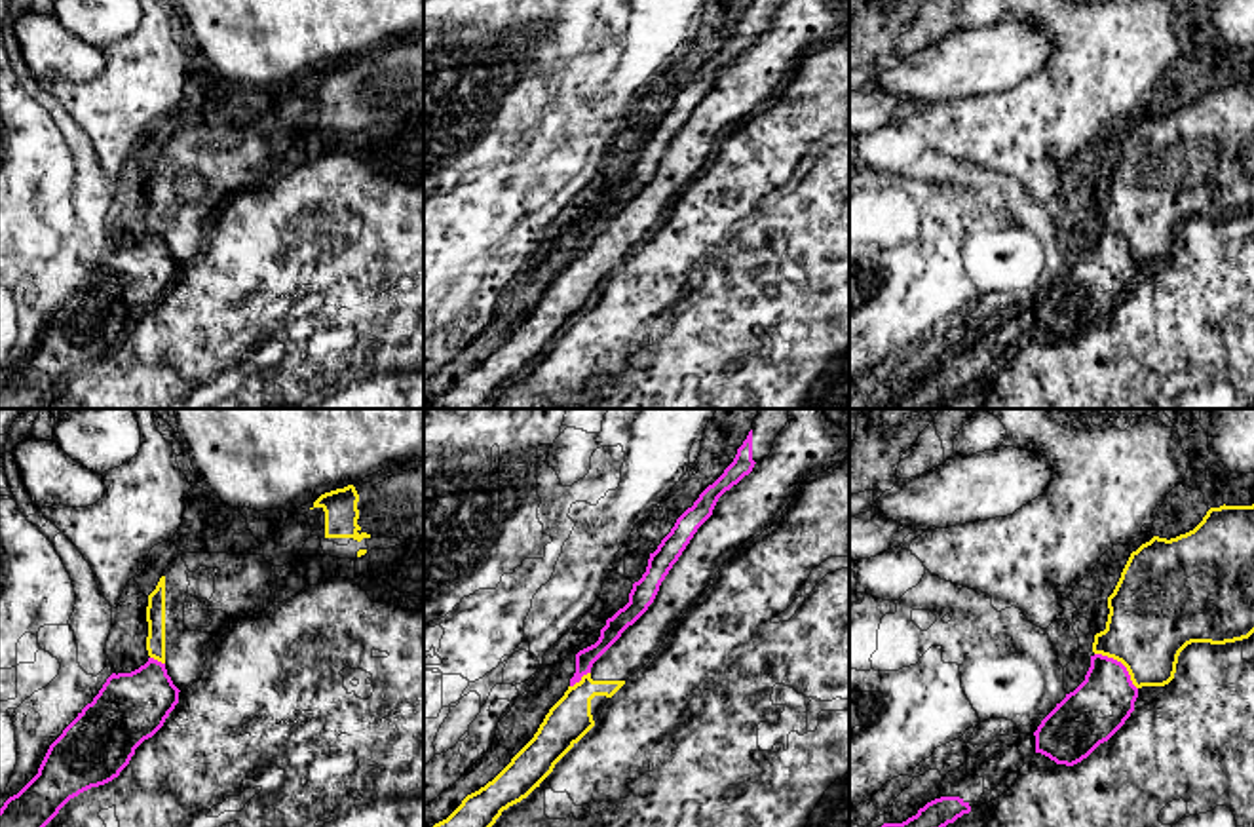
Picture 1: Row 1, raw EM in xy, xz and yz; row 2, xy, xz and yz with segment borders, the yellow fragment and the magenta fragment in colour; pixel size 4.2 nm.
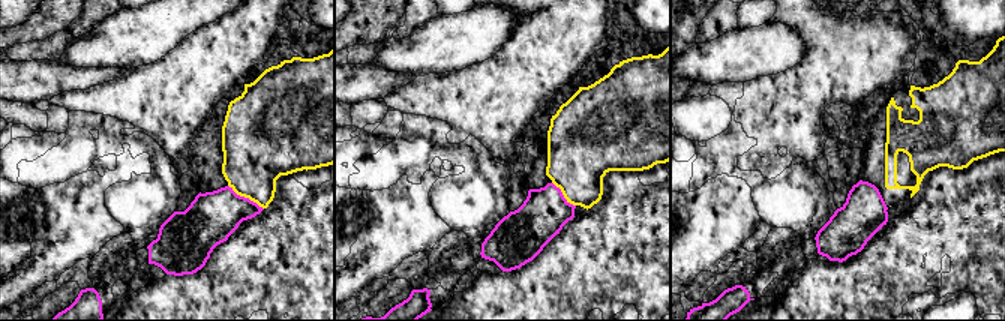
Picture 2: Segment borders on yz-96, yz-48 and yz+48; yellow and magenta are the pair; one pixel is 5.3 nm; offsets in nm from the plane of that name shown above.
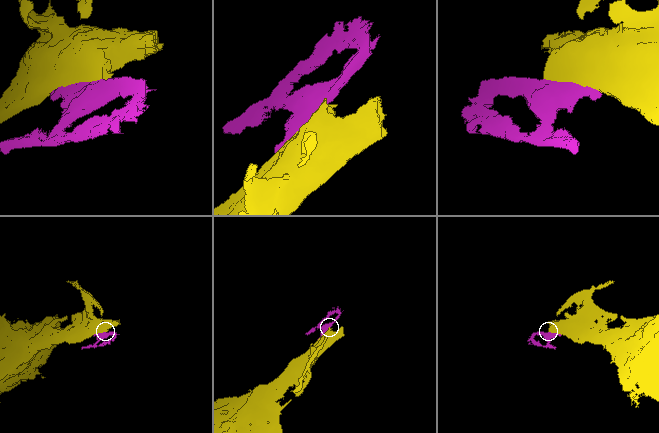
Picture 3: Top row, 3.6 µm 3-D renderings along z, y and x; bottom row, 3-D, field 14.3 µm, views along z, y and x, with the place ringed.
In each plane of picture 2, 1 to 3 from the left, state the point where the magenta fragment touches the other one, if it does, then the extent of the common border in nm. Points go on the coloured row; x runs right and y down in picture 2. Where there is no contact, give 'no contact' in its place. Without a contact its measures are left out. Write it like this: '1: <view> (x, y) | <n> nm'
1: yz-96 (246, 197) | 240 nm
2: yz-48 (563, 194) | 180 nm
3: no contact

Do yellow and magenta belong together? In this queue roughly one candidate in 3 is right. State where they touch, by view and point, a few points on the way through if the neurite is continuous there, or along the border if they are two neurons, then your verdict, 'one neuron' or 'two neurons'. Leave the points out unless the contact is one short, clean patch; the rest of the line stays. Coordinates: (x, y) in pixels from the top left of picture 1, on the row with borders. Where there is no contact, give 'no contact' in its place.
meets yellow in yz at (1121, 662); two neurons

